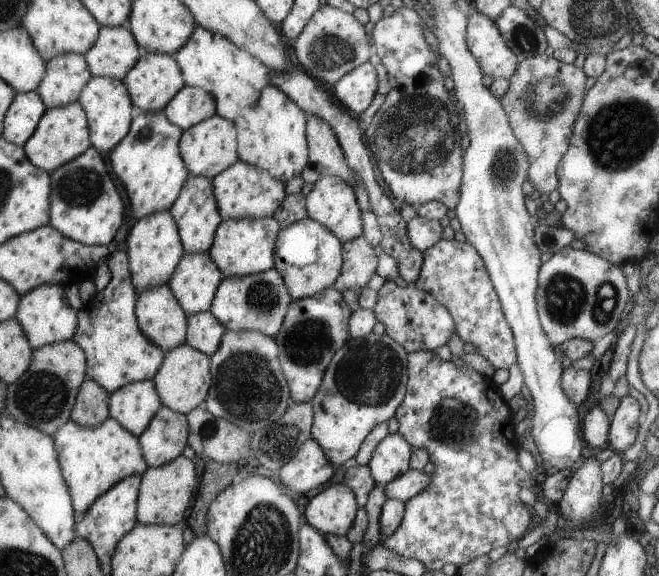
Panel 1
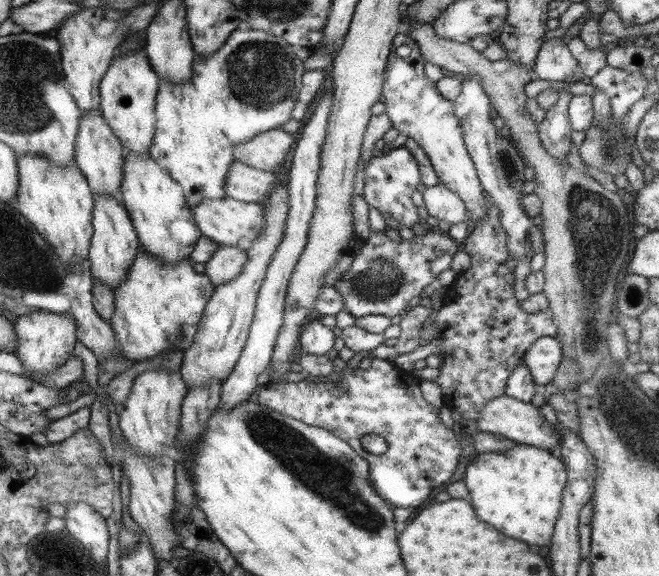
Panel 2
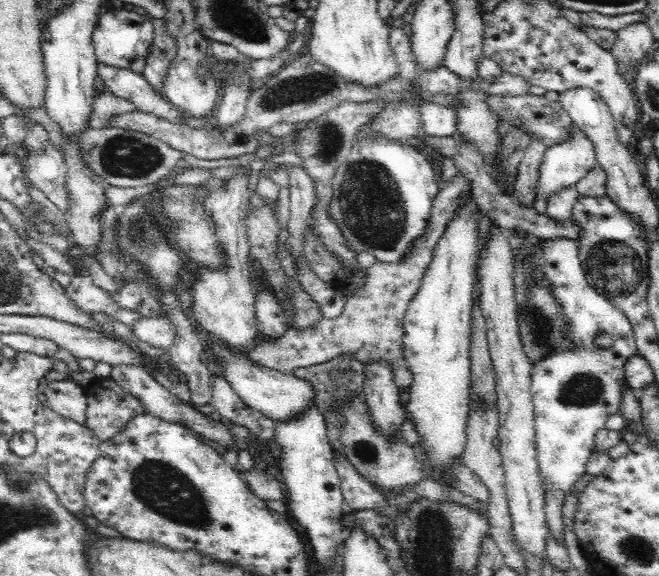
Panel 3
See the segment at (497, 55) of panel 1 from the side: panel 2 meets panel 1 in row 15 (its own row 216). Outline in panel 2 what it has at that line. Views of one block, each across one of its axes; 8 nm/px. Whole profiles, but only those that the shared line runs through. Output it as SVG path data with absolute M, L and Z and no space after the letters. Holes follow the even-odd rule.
M400 30L392 40L392 47L385 65L383 95L385 114L391 126L400 134L411 138L423 150L429 159L439 184L457 195L471 216L475 225L484 218L484 201L482 189L475 167L467 154L459 119L454 114L454 103L445 100L436 89L435 83L423 74L425 60L421 56L415 41ZM397 46L409 46L411 51L401 58L395 53Z

